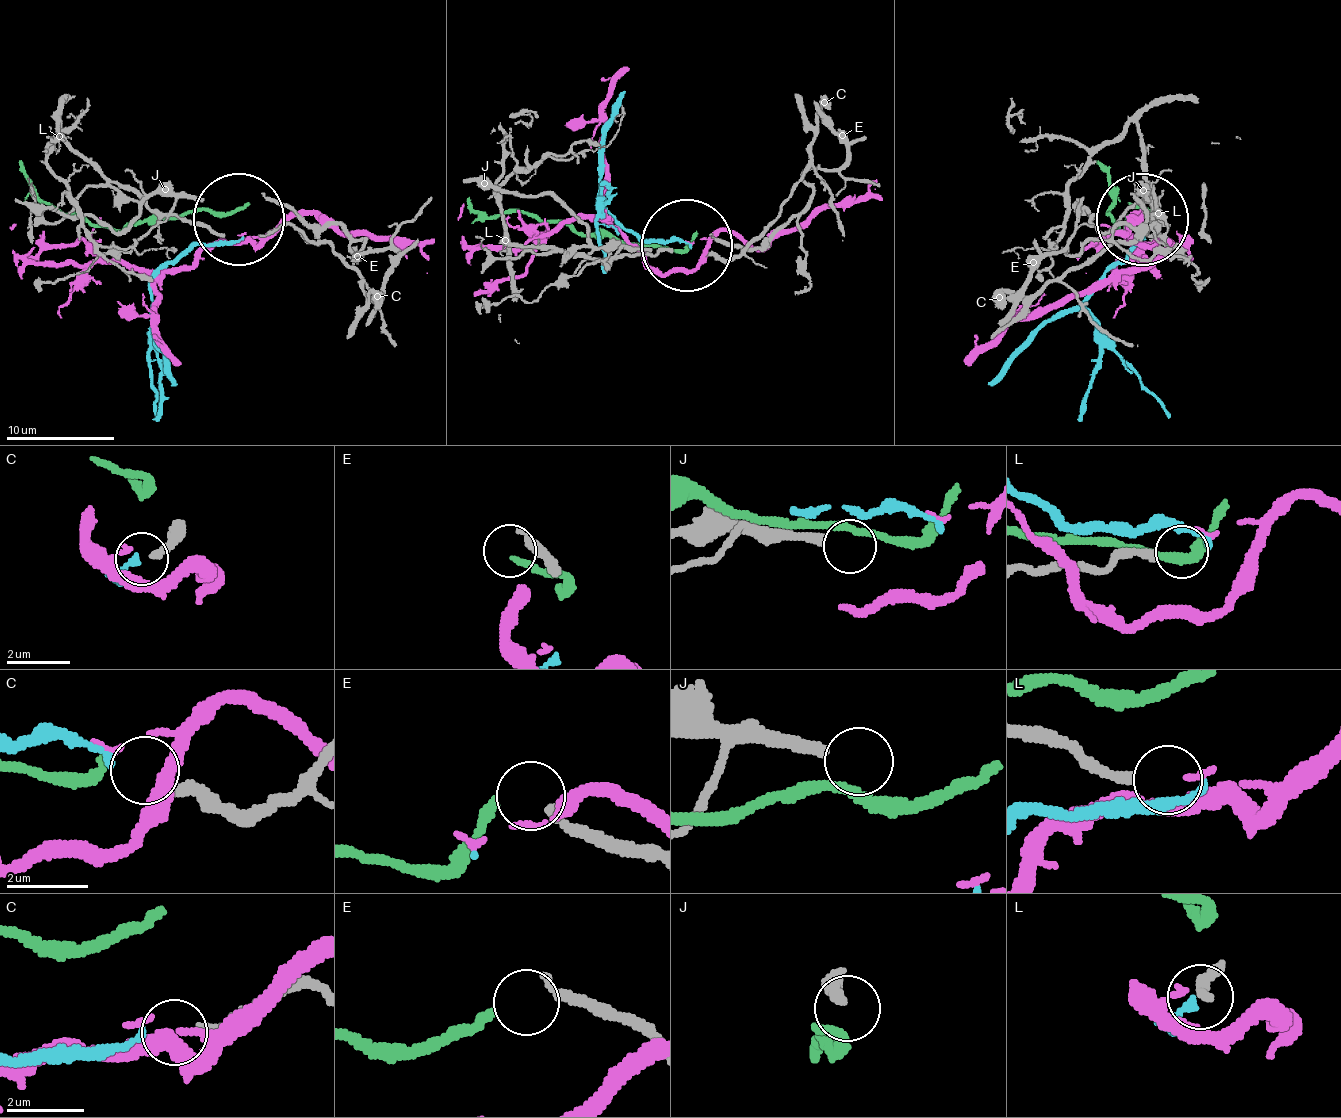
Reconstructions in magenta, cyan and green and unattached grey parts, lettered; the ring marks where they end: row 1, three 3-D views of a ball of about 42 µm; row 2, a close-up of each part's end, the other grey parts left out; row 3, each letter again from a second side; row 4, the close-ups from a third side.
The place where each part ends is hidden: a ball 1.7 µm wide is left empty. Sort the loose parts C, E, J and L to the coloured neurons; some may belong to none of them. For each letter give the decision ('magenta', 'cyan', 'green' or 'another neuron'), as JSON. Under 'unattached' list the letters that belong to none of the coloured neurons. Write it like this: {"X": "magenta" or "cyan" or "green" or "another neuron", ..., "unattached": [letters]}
{"C": "another neuron", "E": "green", "J": "another neuron", "L": "another neuron", "unattached": ["C", "J", "L"]}

